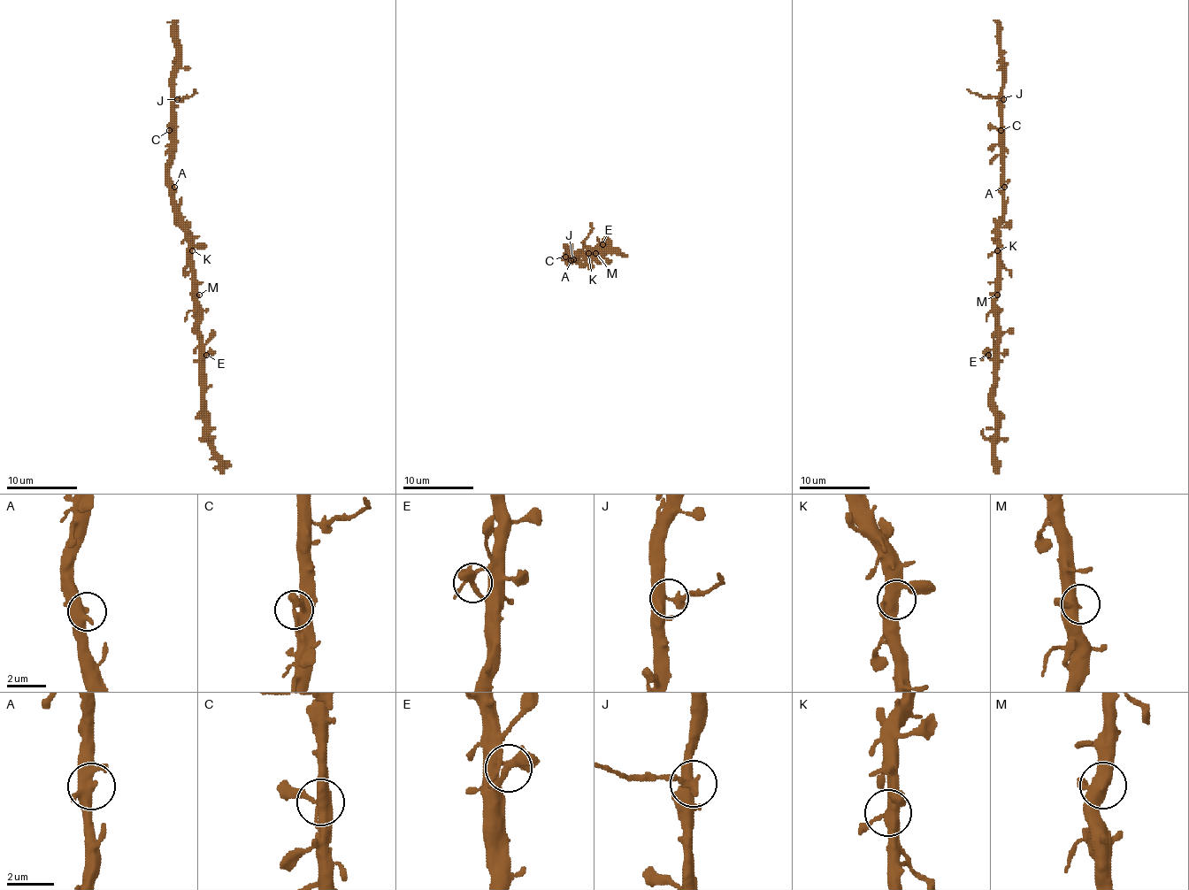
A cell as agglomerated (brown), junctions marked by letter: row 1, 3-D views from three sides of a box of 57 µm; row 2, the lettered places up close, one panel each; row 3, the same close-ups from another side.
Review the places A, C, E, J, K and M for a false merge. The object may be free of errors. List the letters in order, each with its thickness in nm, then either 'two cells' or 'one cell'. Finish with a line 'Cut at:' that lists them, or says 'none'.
A: calibre 360 nm; one cell
C: calibre 360 nm; one cell
E: calibre 280 nm; one cell
J: calibre 400 nm; two cells
K: calibre 440 nm; one cell
M: calibre 400 nm; one cell
Cut at: J

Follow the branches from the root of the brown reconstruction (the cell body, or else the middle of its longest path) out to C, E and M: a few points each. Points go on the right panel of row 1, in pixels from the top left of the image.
C: (999, 247), (999, 222), (1002, 215), (1001, 130)
E: (999, 247), (995, 300), (997, 344), (988, 355)
M: (999, 247), (997, 295)

